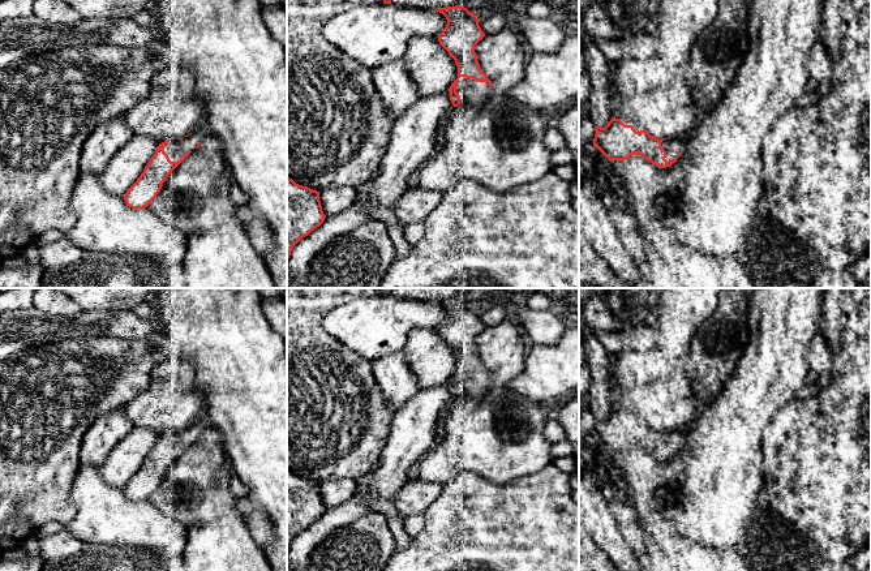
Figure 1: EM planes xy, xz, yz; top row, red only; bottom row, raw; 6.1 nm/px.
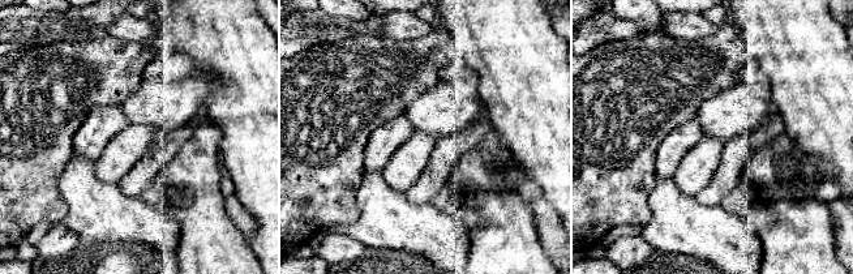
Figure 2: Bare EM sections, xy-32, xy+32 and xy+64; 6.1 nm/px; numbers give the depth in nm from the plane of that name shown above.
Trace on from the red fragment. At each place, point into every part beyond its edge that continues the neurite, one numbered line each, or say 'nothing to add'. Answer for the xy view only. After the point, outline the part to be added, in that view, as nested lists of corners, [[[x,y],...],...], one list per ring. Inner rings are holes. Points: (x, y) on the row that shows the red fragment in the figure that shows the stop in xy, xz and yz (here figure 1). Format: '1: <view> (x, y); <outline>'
1: xy (175, 149); [[[202,126],[188,137],[180,139],[171,139],[168,143],[164,145],[163,150],[168,155],[171,162],[177,162],[188,151],[193,151],[197,143],[202,142],[206,136],[207,130],[205,126]]]

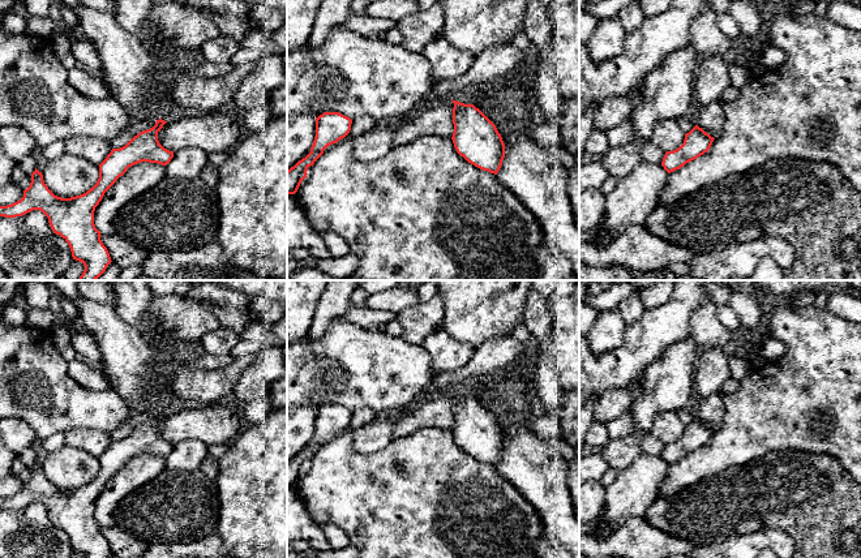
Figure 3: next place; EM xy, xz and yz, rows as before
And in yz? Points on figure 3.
nothing to add

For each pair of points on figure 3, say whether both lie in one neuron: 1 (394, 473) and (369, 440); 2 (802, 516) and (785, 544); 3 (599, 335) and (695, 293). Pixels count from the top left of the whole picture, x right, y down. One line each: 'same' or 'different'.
1: different
2: different
3: different

